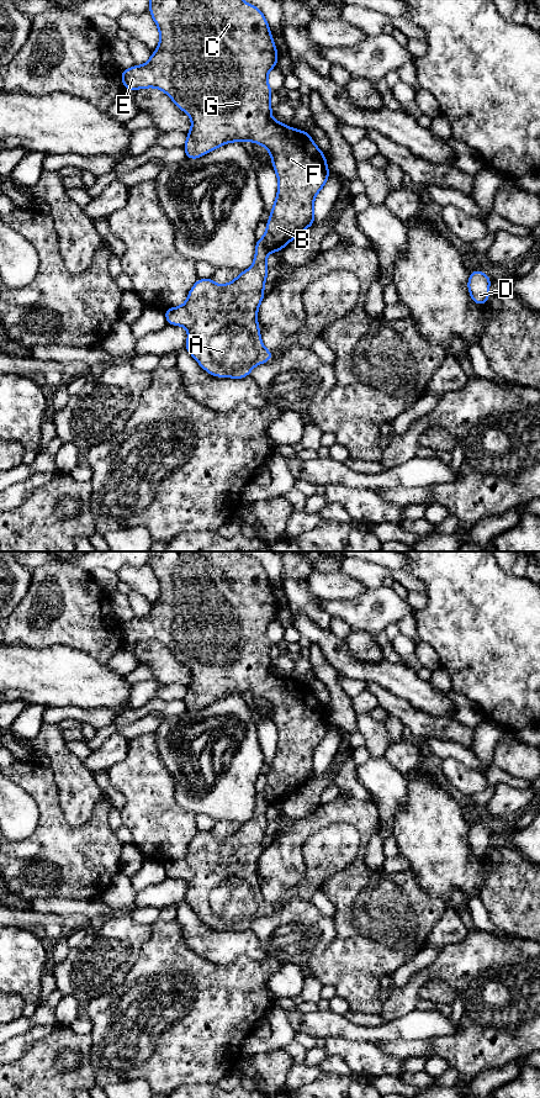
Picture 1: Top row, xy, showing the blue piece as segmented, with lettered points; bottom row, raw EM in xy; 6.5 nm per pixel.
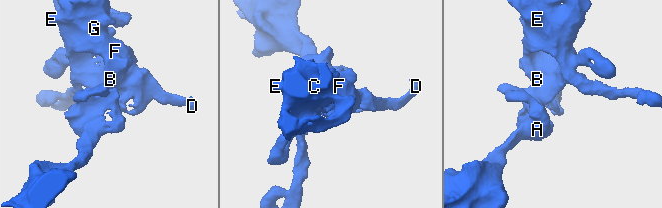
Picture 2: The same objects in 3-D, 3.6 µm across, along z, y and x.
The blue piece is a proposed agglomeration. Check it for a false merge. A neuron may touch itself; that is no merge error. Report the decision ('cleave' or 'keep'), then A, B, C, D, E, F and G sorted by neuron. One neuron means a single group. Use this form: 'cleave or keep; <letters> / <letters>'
keep; A B C D E F G

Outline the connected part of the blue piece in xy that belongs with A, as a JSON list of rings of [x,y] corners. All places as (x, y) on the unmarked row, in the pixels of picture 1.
[[[149,551],[152,568],[159,581],[159,598],[149,613],[143,618],[133,618],[121,624],[125,642],[138,643],[158,640],[168,646],[174,656],[186,665],[192,675],[186,686],[187,692],[182,701],[187,712],[197,712],[222,697],[229,695],[250,693],[264,698],[272,712],[272,720],[277,727],[279,740],[266,785],[255,795],[253,818],[242,824],[233,834],[226,838],[216,836],[212,830],[198,832],[191,840],[182,859],[164,862],[166,876],[182,878],[187,882],[185,902],[208,927],[219,930],[243,931],[252,922],[272,912],[274,907],[261,894],[258,877],[258,861],[263,854],[264,838],[268,830],[266,808],[280,804],[296,792],[305,782],[314,777],[314,750],[329,730],[325,707],[314,697],[309,685],[295,682],[271,670],[272,645],[268,637],[268,625],[276,619],[279,607],[272,593],[269,576],[255,558],[242,551]]]

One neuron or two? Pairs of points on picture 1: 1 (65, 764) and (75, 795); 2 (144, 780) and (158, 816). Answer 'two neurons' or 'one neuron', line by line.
1: one neuron
2: one neuron

